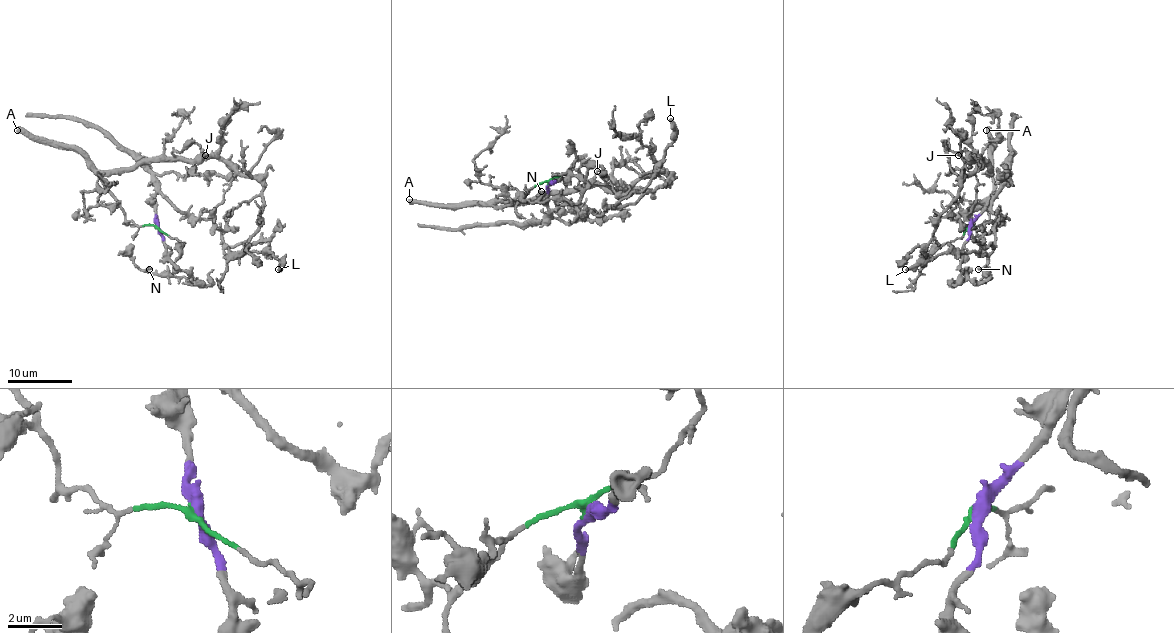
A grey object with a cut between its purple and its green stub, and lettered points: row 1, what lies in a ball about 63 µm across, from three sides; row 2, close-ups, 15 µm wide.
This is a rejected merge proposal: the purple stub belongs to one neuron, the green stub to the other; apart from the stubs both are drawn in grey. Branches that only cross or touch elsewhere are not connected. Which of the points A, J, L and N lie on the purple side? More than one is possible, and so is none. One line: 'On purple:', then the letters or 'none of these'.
On purple: L, N

